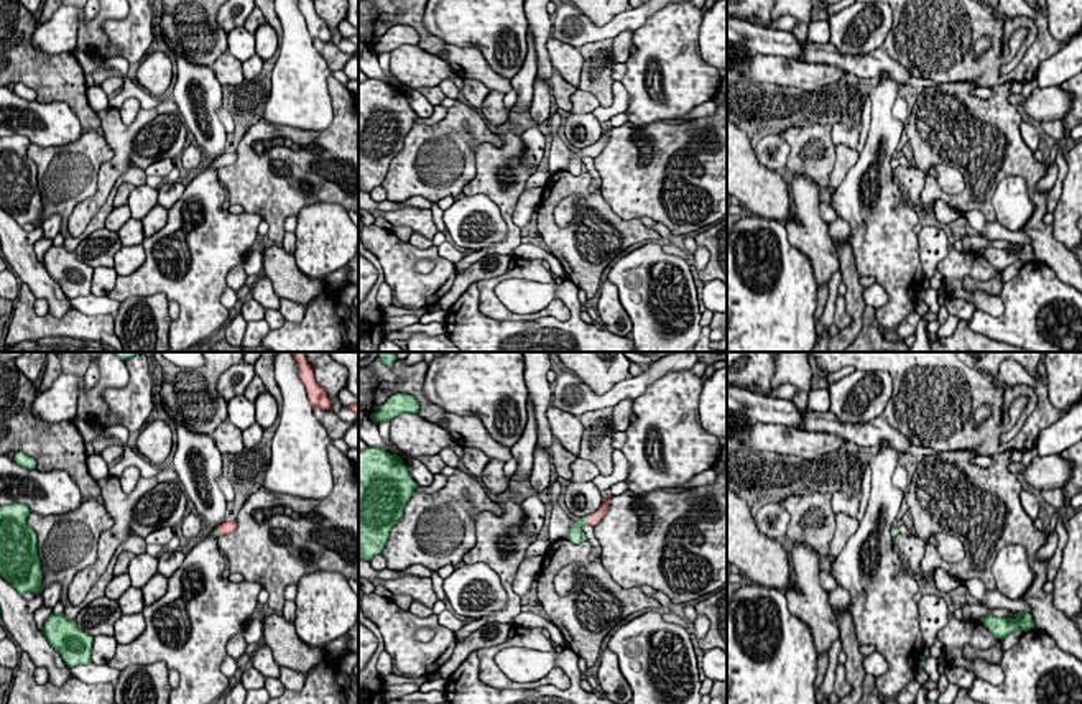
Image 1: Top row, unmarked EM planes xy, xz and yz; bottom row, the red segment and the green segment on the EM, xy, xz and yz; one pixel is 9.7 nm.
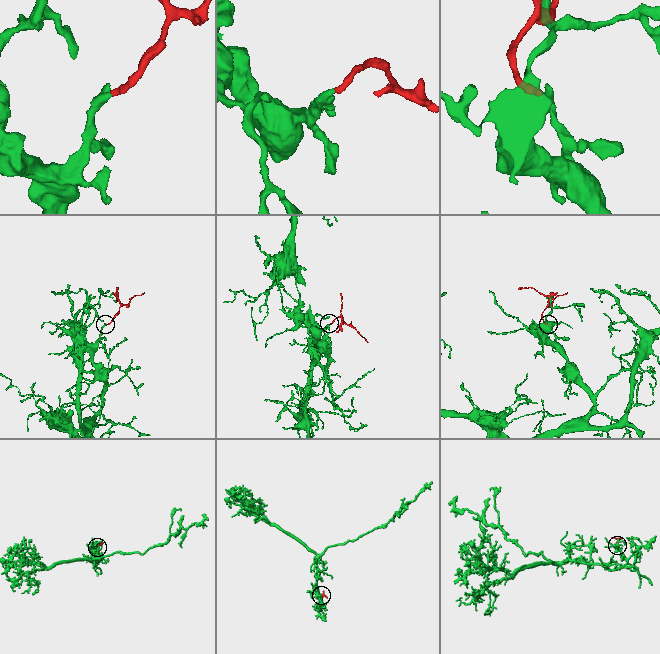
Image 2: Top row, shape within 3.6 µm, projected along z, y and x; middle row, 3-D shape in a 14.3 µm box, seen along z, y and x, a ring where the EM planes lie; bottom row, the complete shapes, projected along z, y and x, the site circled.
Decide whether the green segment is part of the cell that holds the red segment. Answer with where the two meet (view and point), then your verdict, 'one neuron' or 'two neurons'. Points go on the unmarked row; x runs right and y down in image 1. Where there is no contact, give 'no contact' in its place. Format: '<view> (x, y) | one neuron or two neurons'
xz (587, 152) | one neuron

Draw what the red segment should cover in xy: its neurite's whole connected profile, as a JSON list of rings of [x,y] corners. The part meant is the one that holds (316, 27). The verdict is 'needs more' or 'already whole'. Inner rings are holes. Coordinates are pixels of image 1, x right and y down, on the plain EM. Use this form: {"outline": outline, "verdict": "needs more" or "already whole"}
{"outline": [[[298,0],[298,7],[306,20],[307,31],[312,39],[331,41],[331,31],[324,20],[321,20],[314,10],[312,0]]], "verdict": "already whole"}

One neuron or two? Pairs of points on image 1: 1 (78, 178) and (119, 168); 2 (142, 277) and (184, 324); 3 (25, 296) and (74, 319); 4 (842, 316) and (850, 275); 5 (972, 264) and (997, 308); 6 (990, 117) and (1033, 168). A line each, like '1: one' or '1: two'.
1: two
2: one
3: one
4: two
5: one
6: one

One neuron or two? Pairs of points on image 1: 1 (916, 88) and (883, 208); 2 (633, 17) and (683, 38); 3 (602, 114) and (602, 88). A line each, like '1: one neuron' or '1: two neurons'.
1: two neurons
2: two neurons
3: two neurons

